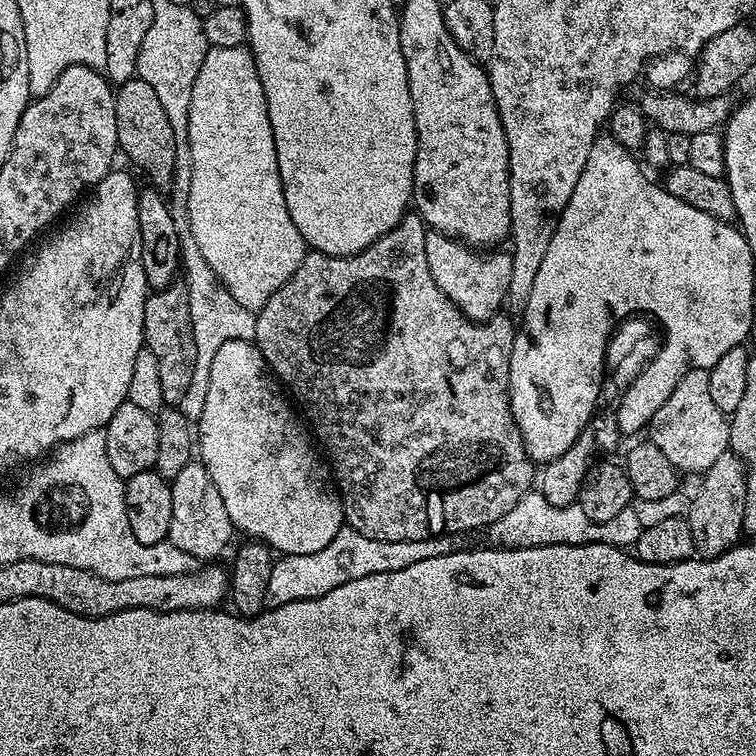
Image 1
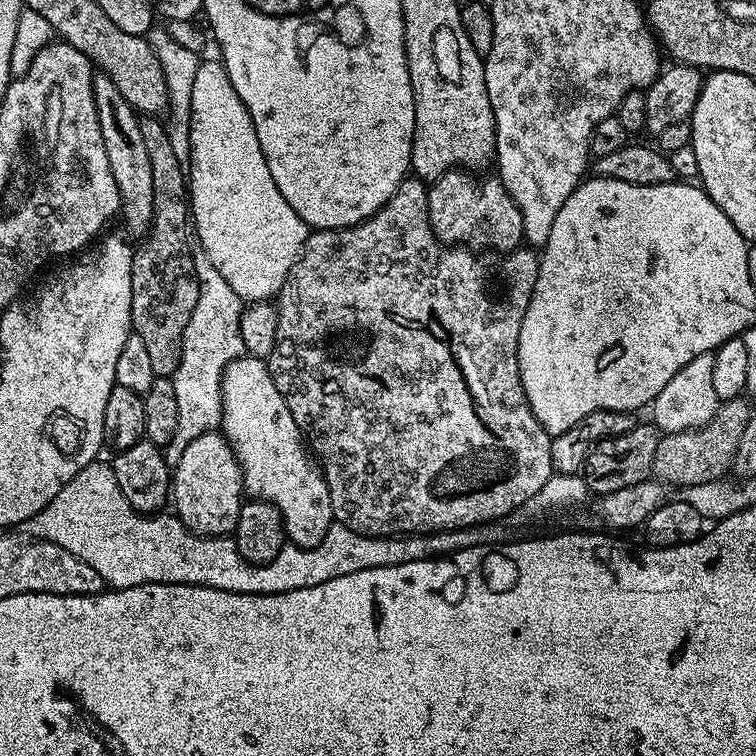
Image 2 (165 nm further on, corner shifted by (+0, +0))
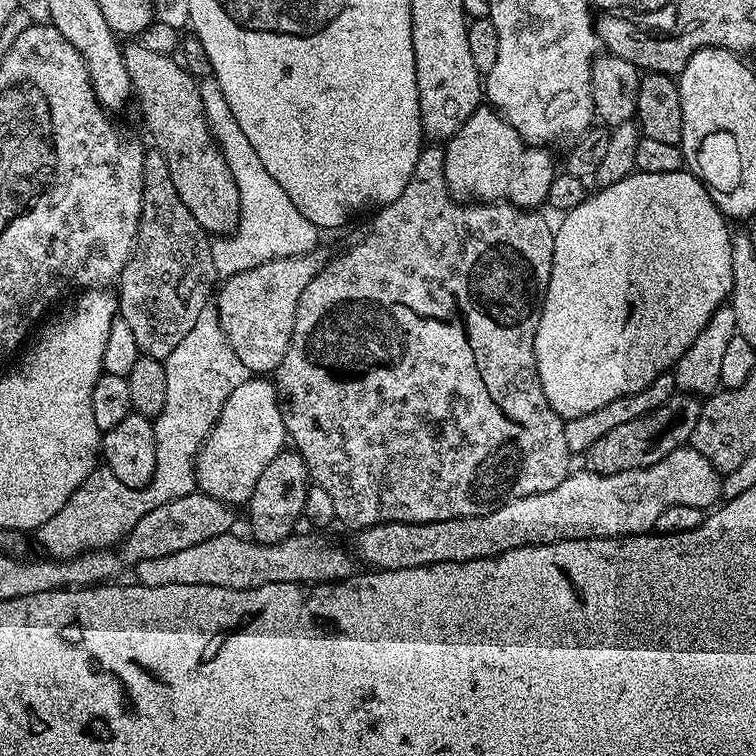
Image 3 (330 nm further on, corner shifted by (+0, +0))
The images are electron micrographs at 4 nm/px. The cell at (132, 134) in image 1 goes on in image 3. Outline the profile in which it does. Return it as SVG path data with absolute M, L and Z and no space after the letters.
M155 146L144 153L142 162L144 201L136 244L118 281L118 316L130 326L141 353L155 360L174 354L174 346L190 334L198 314L209 307L218 284L214 266L213 241L209 233L186 210L178 198L170 166Z

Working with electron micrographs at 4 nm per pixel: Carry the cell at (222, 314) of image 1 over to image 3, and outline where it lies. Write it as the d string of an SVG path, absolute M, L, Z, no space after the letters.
M209 306L198 314L198 322L190 329L190 334L174 346L174 354L170 354L163 360L166 370L166 406L154 418L152 429L154 430L154 442L156 443L156 465L154 466L154 478L145 488L127 488L122 482L112 479L112 472L103 466L98 466L70 494L66 506L54 514L54 518L40 528L35 529L34 537L45 548L49 557L57 560L73 560L81 556L83 552L93 552L99 548L111 548L120 543L129 532L138 526L138 522L150 510L158 510L158 506L166 506L166 502L174 502L174 498L186 498L186 494L197 491L196 486L196 456L200 453L200 447L204 439L210 434L210 430L216 425L218 414L222 414L222 406L238 386L242 386L244 380L249 379L250 373L246 366L242 366L242 358L234 354L226 334L222 330L222 322L218 318L215 307Z

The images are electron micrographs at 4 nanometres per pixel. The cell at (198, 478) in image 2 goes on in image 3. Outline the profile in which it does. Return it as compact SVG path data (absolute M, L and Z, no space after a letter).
M249 378L226 398L222 406L222 414L218 414L216 425L210 430L210 434L204 439L200 447L200 453L196 456L196 486L210 498L218 498L222 502L233 506L247 505L248 499L254 494L254 485L258 483L258 477L270 462L285 447L286 433L280 402L276 398L276 385L268 378Z

